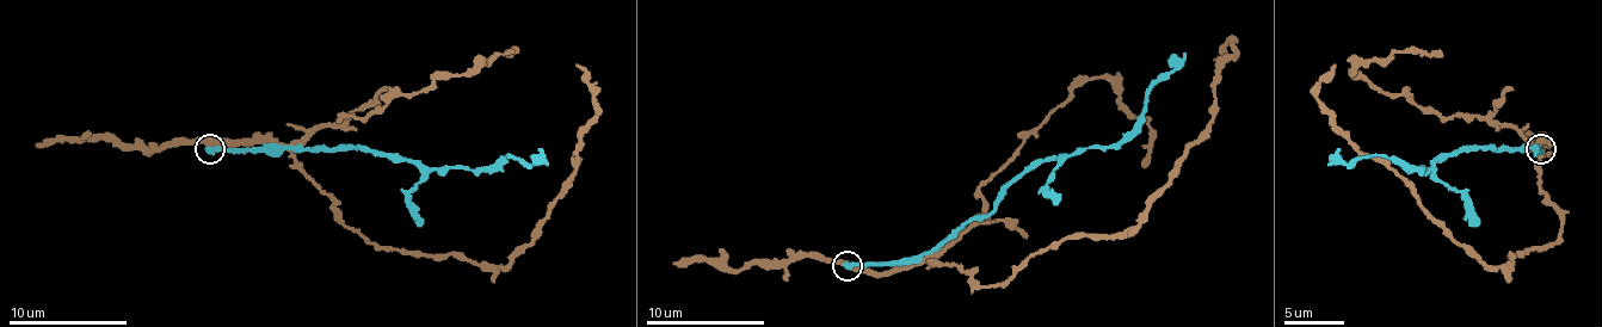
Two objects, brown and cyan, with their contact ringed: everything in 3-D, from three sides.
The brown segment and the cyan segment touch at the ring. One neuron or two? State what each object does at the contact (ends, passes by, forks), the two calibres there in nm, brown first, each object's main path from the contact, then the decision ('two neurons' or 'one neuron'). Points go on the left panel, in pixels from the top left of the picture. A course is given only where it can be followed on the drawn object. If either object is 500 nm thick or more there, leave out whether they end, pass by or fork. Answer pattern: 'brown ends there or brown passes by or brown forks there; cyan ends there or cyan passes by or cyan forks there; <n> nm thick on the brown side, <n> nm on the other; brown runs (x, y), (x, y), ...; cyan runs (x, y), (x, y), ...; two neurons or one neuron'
brown passes by; cyan ends there; 320 nm thick on the brown side, 400 nm on the other; brown runs (208, 147), (279, 143), (342, 221), (381, 247), (499, 265), (533, 239), (577, 165), (595, 99), (577, 63); cyan runs (208, 149), (375, 149), (413, 165), (479, 170), (505, 155), (529, 165), (547, 165); two neurons

